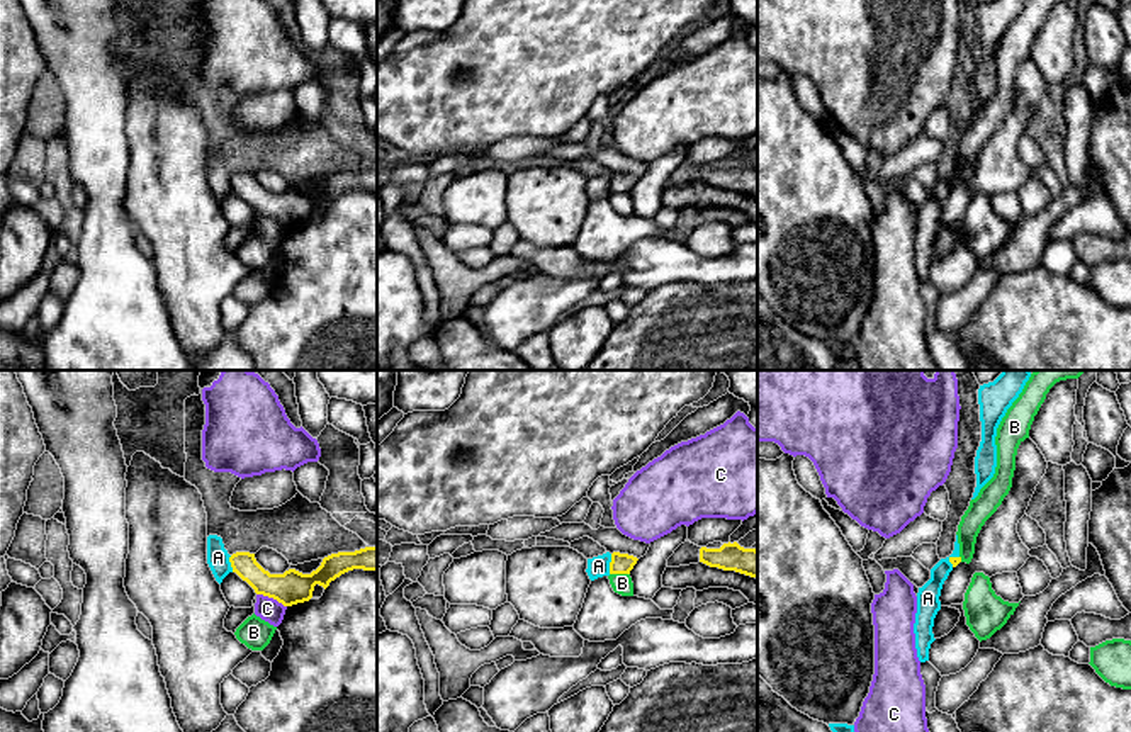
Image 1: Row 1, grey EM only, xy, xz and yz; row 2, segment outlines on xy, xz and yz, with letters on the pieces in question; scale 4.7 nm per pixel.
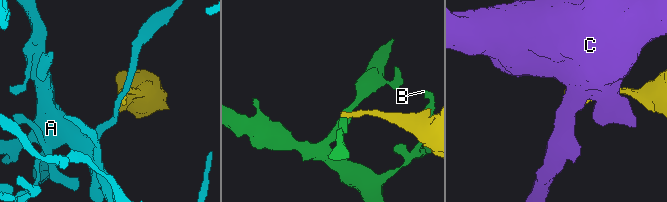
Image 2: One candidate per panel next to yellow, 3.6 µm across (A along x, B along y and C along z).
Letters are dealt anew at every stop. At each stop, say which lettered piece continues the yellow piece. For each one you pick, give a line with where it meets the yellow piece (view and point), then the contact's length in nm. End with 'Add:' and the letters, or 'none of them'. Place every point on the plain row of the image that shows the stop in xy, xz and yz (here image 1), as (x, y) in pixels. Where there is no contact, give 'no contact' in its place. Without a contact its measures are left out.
Add: none of them

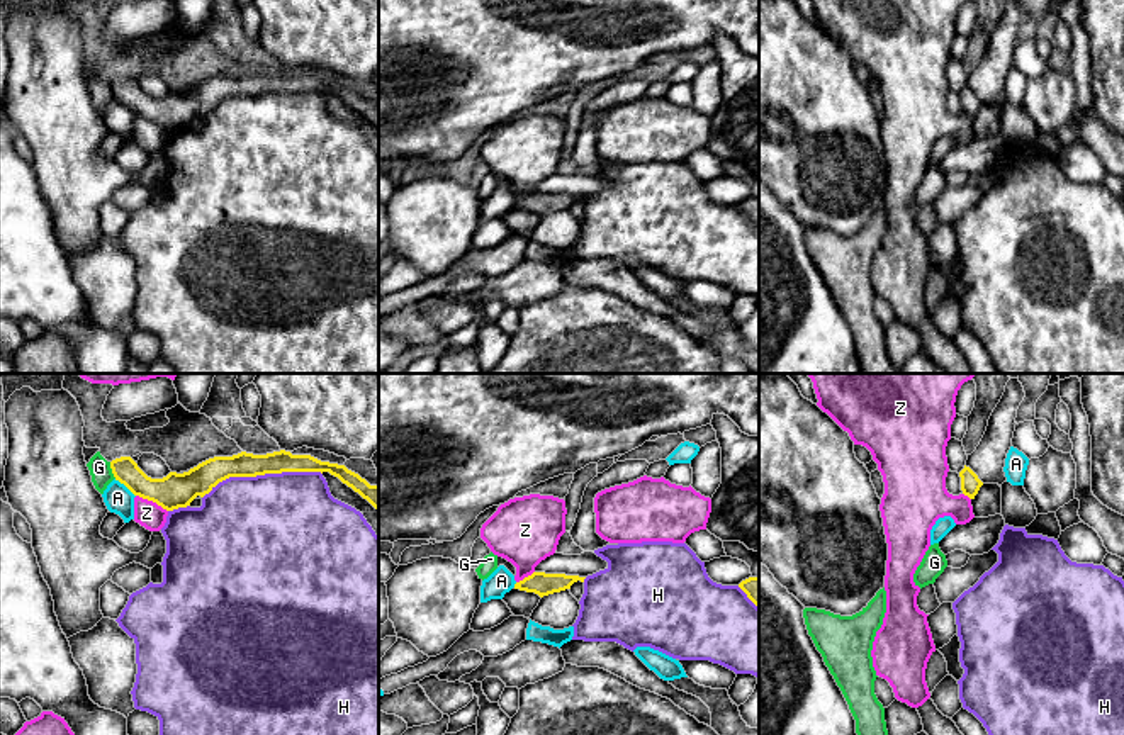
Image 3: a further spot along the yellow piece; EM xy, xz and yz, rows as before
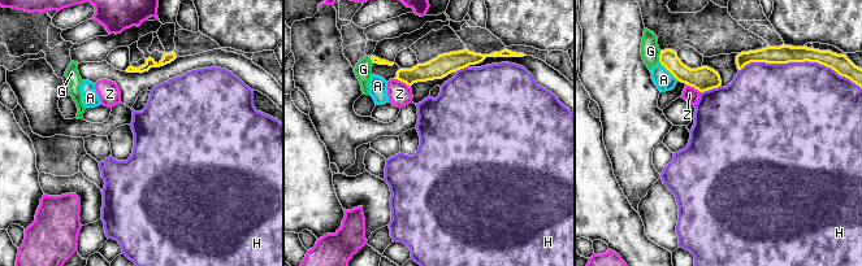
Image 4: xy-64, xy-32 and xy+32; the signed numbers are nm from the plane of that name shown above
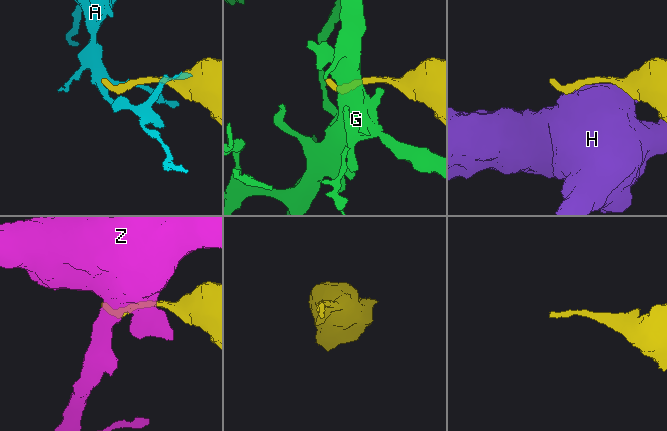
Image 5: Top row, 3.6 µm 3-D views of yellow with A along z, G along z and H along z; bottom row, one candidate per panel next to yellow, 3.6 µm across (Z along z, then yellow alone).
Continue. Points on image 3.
Add: none of them

